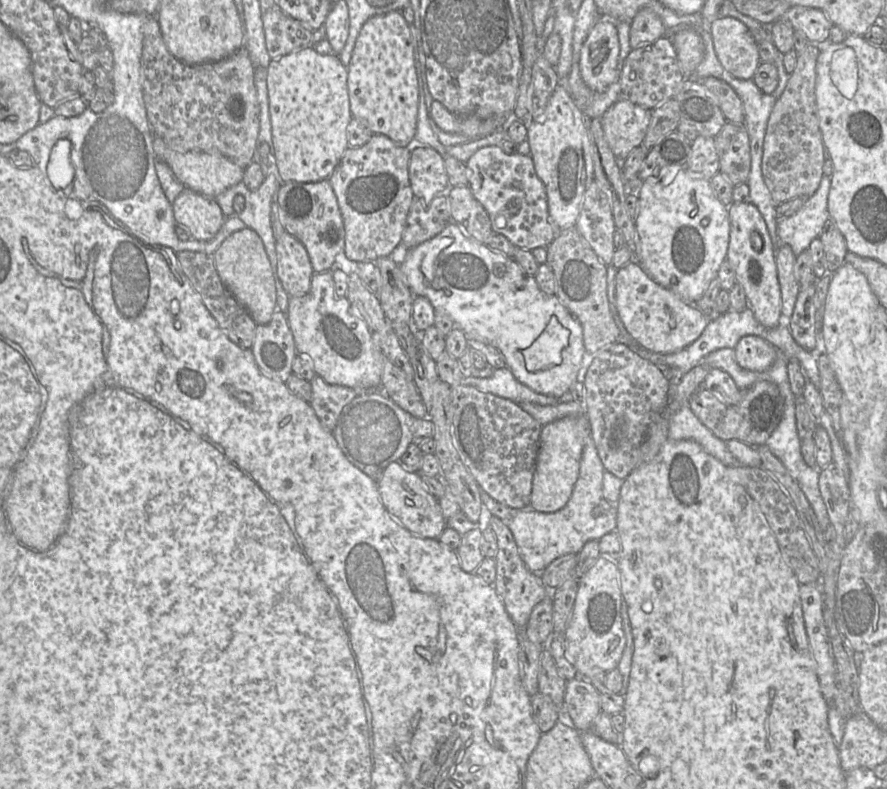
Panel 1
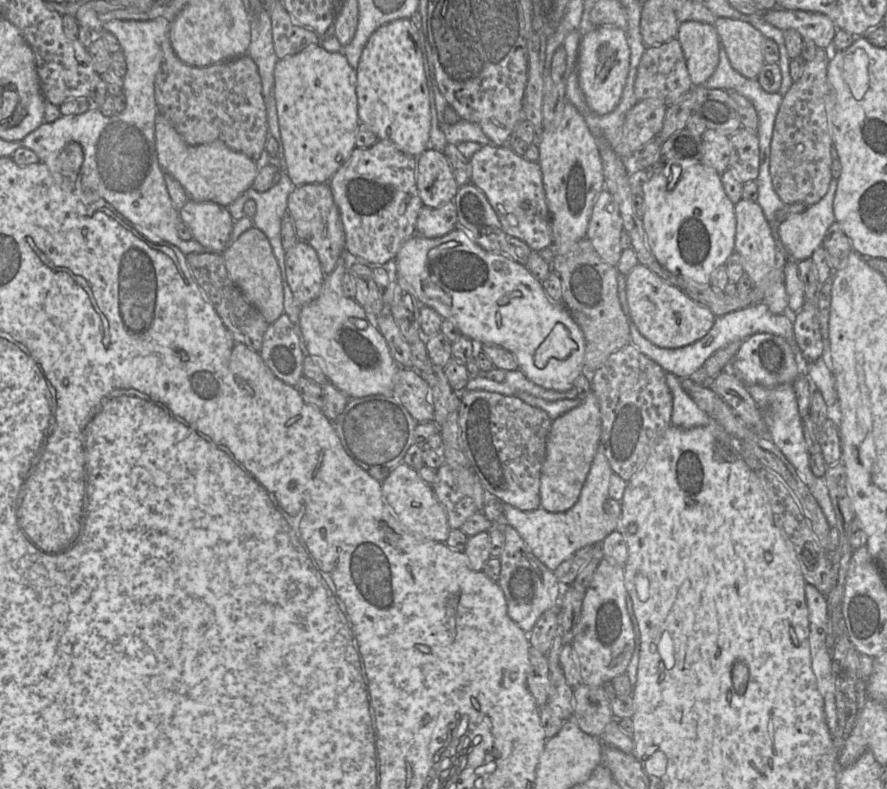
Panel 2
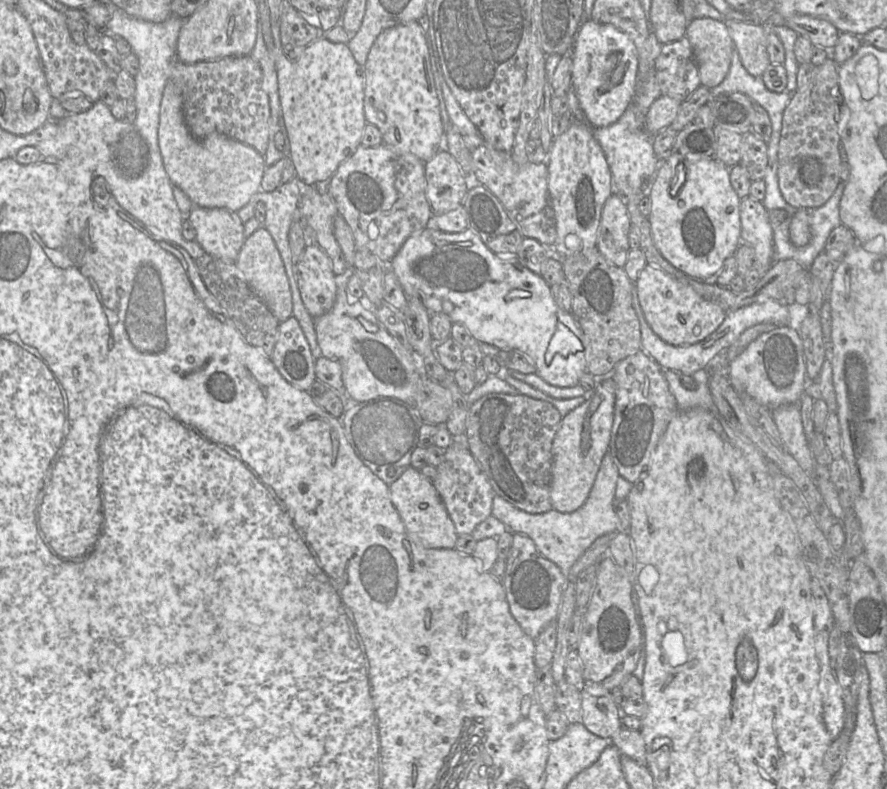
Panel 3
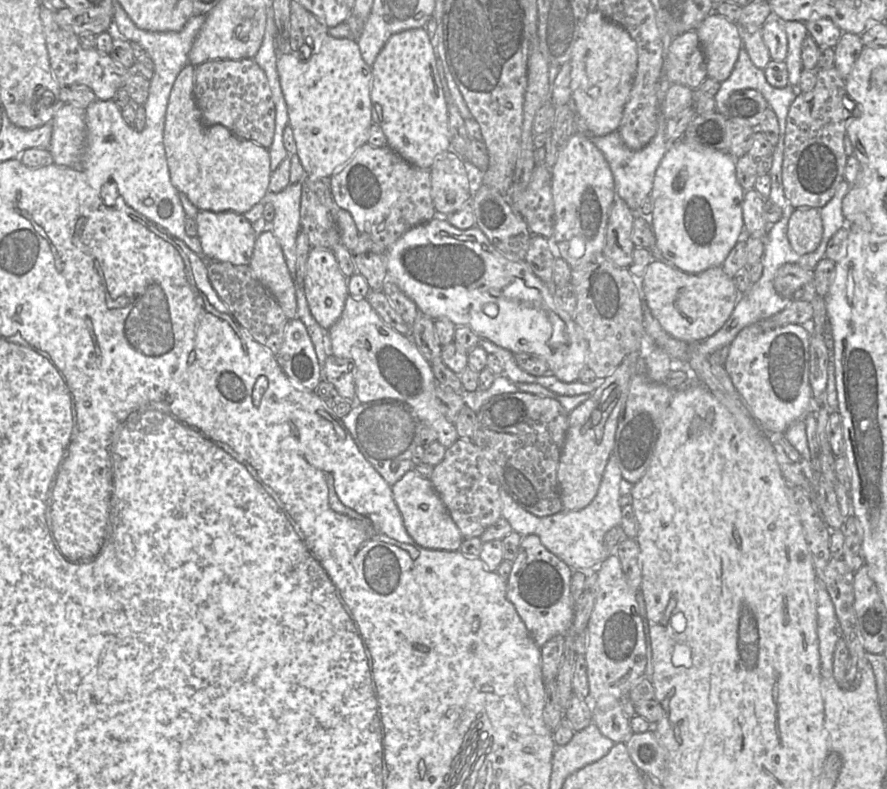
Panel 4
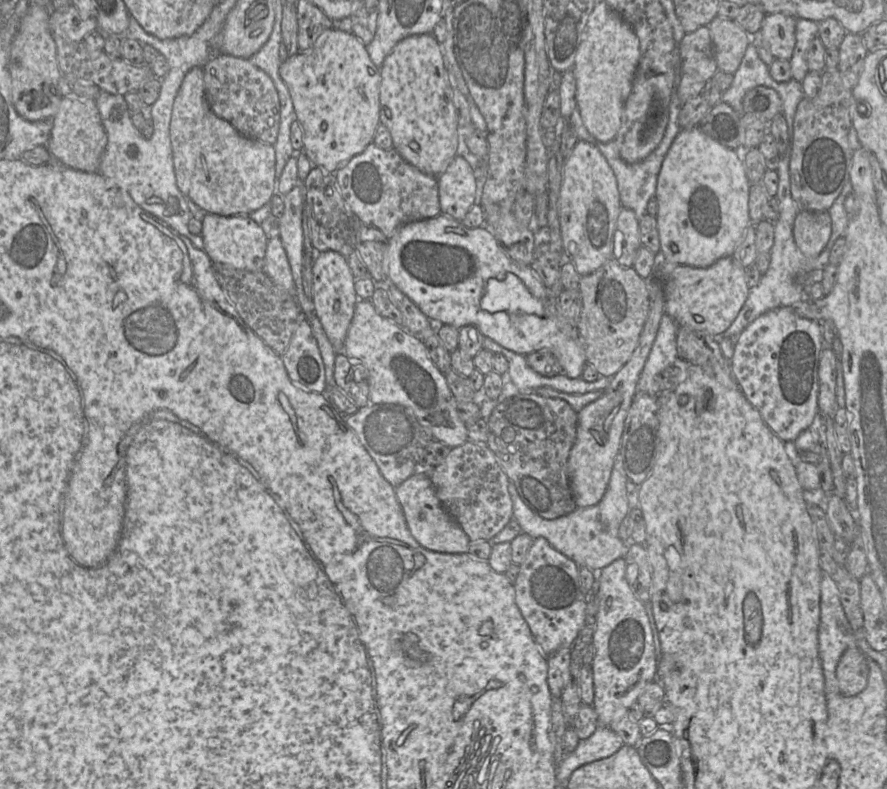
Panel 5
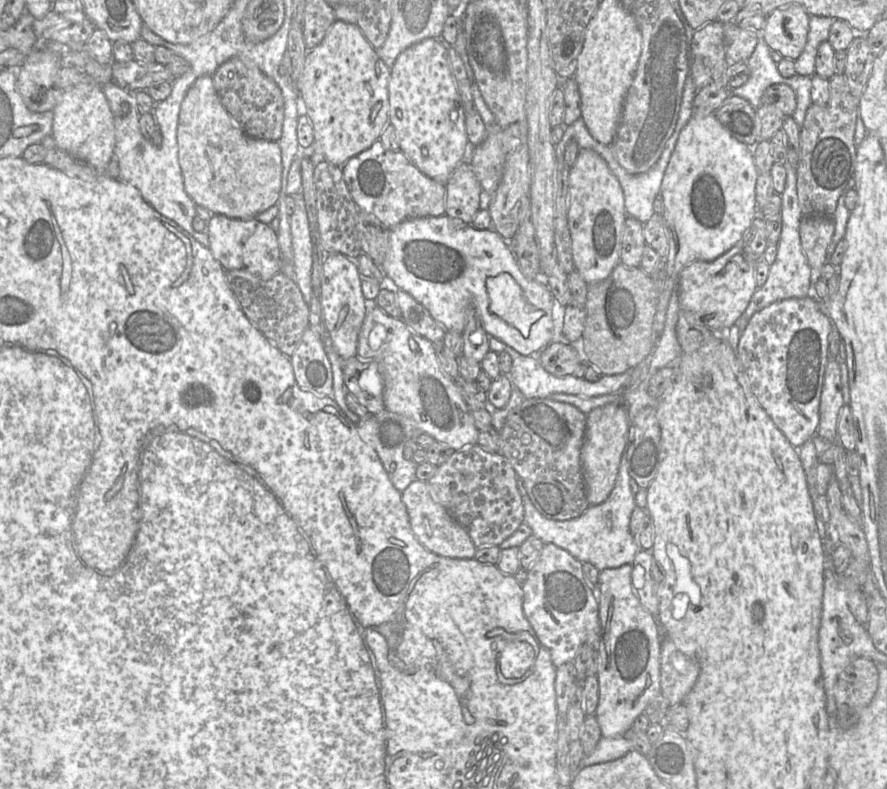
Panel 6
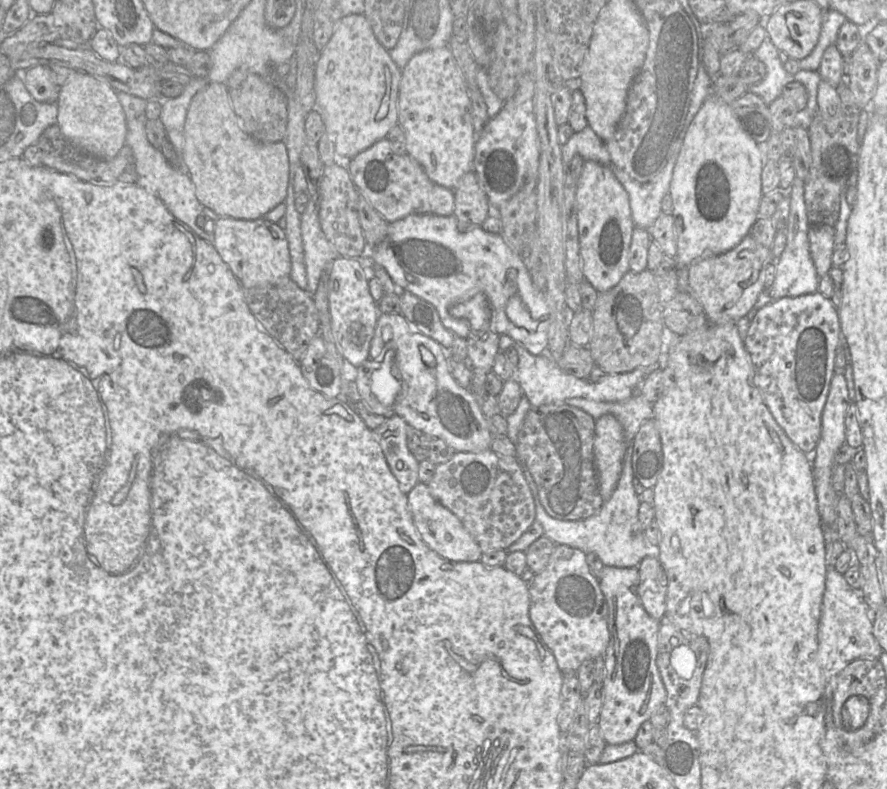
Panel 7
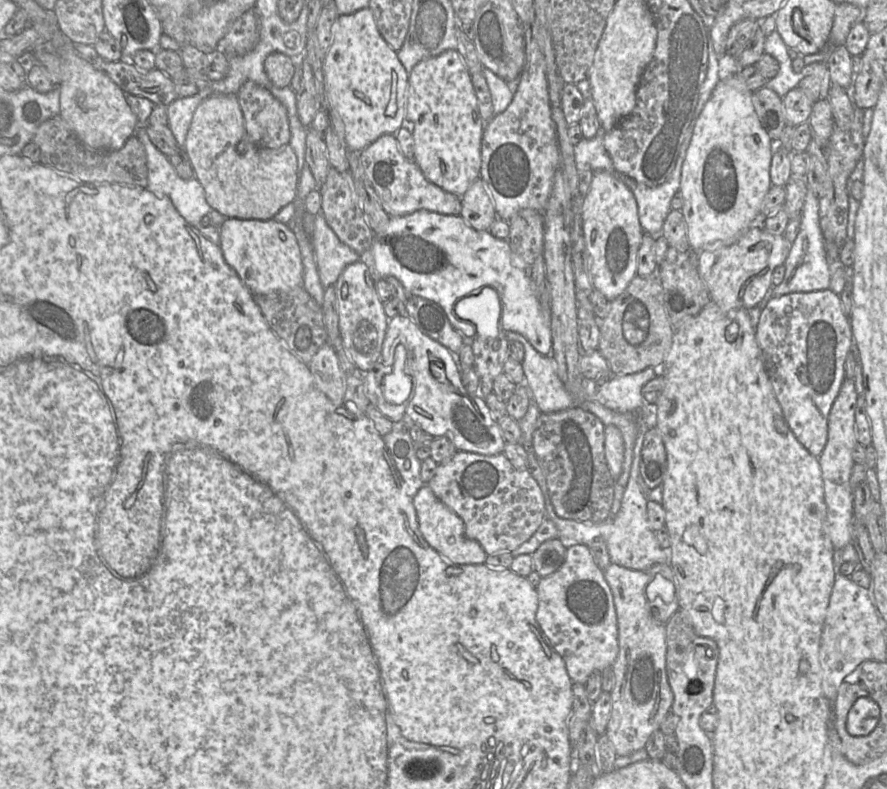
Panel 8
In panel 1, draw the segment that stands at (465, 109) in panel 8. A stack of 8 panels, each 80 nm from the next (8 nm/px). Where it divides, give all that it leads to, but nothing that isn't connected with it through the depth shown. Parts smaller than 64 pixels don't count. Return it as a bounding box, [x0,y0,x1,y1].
[348,11,430,147]

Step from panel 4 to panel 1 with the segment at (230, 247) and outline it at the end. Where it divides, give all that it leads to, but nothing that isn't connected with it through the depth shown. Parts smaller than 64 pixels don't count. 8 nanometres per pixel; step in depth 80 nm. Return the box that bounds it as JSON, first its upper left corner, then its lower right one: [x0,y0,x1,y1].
[172,188,227,241]

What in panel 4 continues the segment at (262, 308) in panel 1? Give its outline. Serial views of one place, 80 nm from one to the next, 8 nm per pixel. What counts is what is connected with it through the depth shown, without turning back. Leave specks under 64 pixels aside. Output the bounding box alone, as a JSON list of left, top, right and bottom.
[248,231,298,319]

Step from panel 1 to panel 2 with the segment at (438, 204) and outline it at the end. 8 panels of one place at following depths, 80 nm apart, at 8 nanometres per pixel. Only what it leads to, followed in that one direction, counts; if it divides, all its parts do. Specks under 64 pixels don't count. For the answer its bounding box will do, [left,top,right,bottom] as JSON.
[415,202,457,238]

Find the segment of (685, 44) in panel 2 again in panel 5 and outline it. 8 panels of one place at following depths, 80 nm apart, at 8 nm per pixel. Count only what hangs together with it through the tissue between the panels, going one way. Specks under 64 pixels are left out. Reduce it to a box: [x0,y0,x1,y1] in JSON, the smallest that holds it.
[707,15,752,74]

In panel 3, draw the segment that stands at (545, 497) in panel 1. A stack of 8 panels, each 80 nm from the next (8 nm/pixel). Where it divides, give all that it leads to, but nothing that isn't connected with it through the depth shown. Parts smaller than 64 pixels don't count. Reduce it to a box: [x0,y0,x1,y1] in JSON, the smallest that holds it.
[550,377,616,513]

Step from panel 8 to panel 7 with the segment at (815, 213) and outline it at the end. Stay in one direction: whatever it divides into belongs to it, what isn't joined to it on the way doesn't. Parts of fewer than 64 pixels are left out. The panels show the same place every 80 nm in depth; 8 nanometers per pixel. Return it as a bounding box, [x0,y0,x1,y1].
[747,177,820,315]

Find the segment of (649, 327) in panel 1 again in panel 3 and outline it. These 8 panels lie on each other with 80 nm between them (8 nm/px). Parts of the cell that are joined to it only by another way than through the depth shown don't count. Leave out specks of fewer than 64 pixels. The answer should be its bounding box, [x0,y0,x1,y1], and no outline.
[634,264,727,345]

